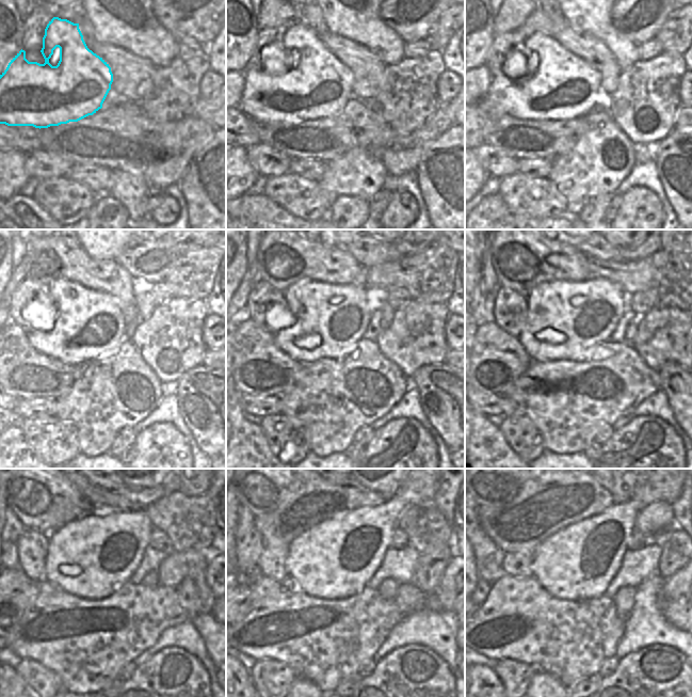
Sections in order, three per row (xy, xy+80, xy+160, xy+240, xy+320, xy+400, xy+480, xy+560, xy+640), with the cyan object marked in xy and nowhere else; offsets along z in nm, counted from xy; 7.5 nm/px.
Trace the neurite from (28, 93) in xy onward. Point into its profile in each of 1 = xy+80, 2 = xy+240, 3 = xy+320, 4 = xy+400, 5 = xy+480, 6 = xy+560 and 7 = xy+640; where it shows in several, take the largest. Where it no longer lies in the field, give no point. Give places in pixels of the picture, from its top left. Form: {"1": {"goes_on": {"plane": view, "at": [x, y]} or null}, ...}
{"1": {"goes_on": {"plane": "xy+80", "at": [320, 85]}}, "2": {"goes_on": {"plane": "xy+240", "at": [90, 325]}}, "3": {"goes_on": {"plane": "xy+320", "at": [330, 319]}}, "4": {"goes_on": {"plane": "xy+400", "at": [565, 320]}}, "5": {"goes_on": {"plane": "xy+480", "at": [91, 557]}}, "6": {"goes_on": {"plane": "xy+560", "at": [334, 559]}}, "7": {"goes_on": {"plane": "xy+640", "at": [577, 563]}}}

